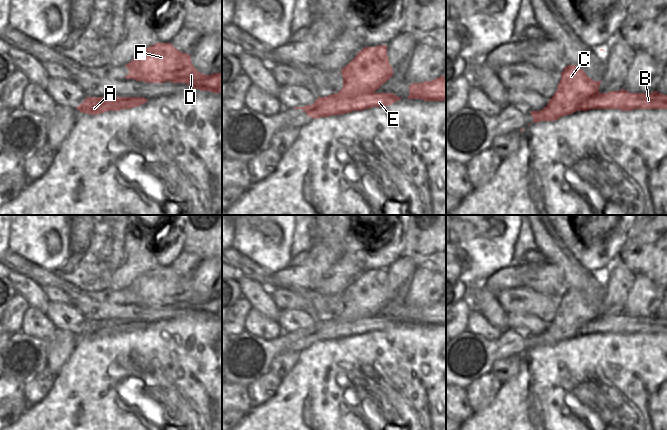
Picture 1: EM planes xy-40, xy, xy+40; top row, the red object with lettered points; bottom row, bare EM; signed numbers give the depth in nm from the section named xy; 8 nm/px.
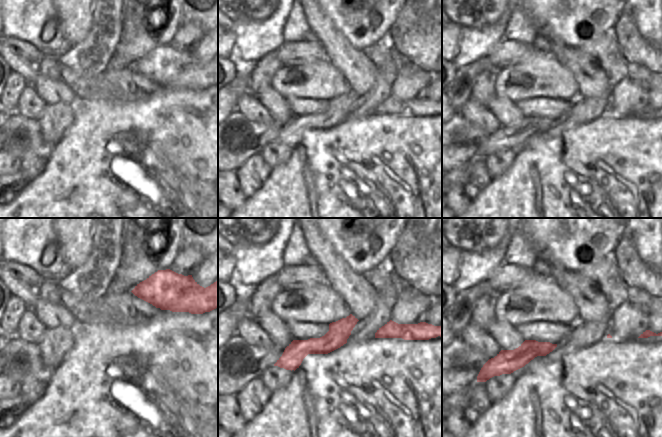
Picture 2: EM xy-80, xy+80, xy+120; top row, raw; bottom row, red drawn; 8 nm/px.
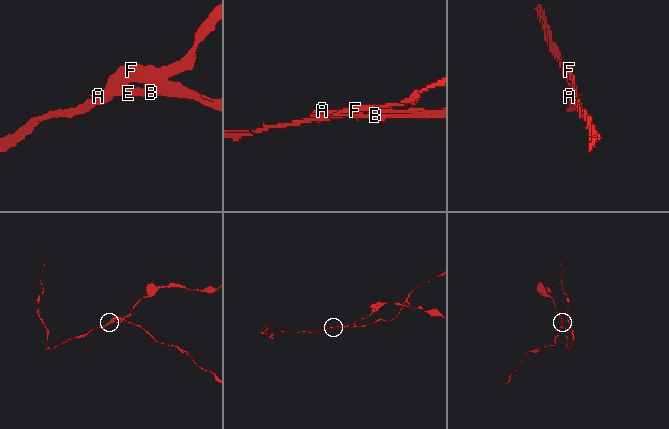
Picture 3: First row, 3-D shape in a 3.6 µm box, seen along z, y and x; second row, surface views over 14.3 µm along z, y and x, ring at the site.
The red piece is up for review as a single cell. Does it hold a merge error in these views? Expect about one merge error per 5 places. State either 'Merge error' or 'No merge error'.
Merge error

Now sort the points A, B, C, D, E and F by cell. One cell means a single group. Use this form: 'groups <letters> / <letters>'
groups A B E / C D F

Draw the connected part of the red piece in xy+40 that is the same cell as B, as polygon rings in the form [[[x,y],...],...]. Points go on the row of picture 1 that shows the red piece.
[[[624,89],[599,93],[584,101],[579,111],[590,109],[667,109],[667,95],[654,91],[652,93],[630,93]]]

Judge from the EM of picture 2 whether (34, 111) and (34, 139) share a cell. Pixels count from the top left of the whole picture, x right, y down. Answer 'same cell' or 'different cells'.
different cells

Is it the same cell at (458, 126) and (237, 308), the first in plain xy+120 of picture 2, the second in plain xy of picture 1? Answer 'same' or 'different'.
different

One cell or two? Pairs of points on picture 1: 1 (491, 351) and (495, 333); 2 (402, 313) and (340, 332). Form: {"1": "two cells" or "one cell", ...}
{"1": "two cells", "2": "two cells"}

